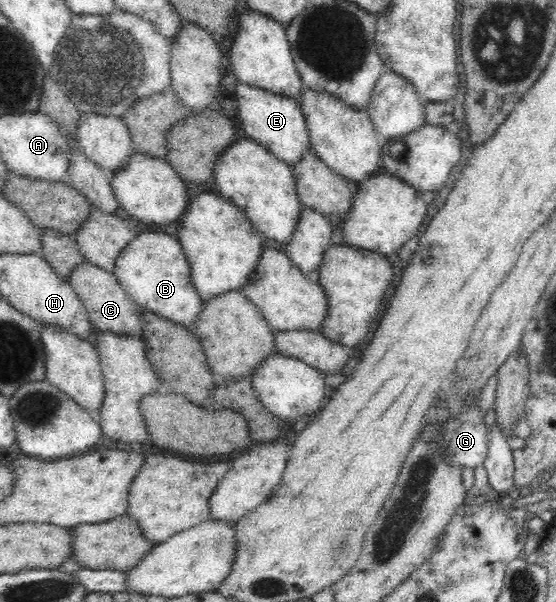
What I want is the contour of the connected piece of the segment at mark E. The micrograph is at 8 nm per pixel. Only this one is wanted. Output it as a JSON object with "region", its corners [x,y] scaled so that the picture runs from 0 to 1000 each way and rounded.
{"region":[[[432,135],[423,148],[430,174],[428,191],[437,201],[433,211],[441,218],[439,228],[466,238],[486,251],[487,257],[520,276],[534,272],[543,259],[559,252],[550,196],[536,164],[480,153]]]}

